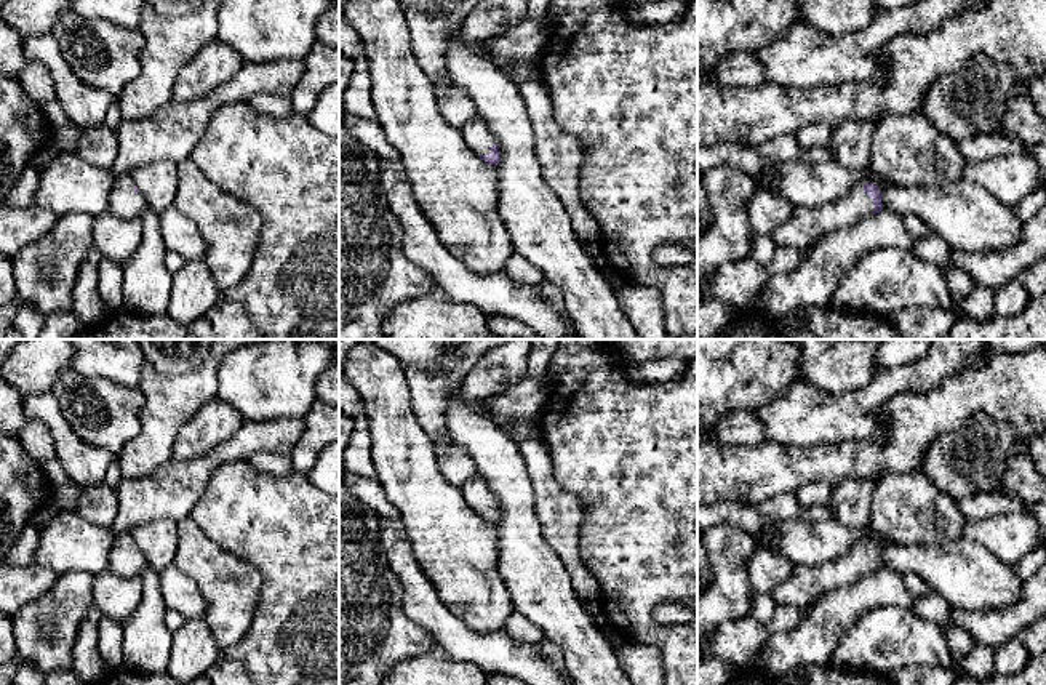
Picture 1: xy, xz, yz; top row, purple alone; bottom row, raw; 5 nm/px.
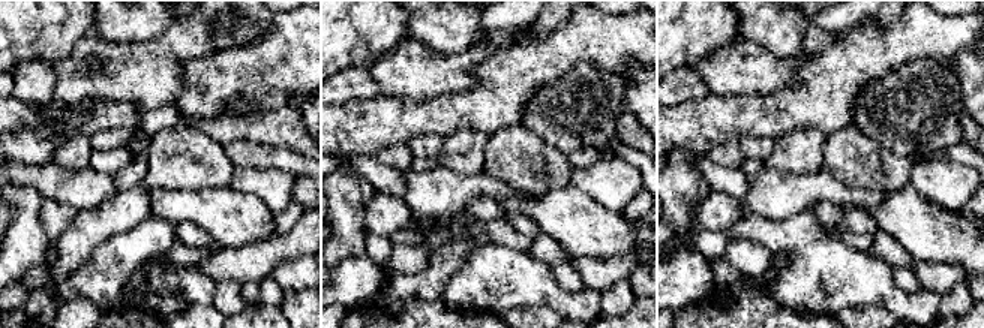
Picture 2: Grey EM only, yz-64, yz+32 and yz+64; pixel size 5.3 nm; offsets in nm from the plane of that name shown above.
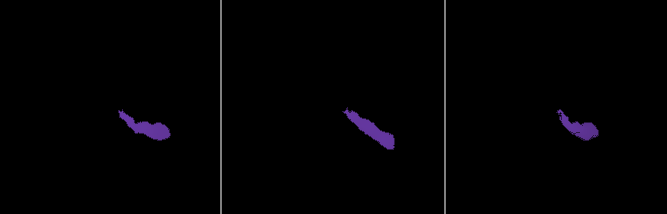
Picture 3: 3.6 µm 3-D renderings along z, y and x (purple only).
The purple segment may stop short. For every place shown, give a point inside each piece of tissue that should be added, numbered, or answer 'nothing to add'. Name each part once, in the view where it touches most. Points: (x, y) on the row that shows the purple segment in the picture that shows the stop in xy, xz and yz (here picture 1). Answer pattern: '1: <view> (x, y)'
1: yz (907, 149)

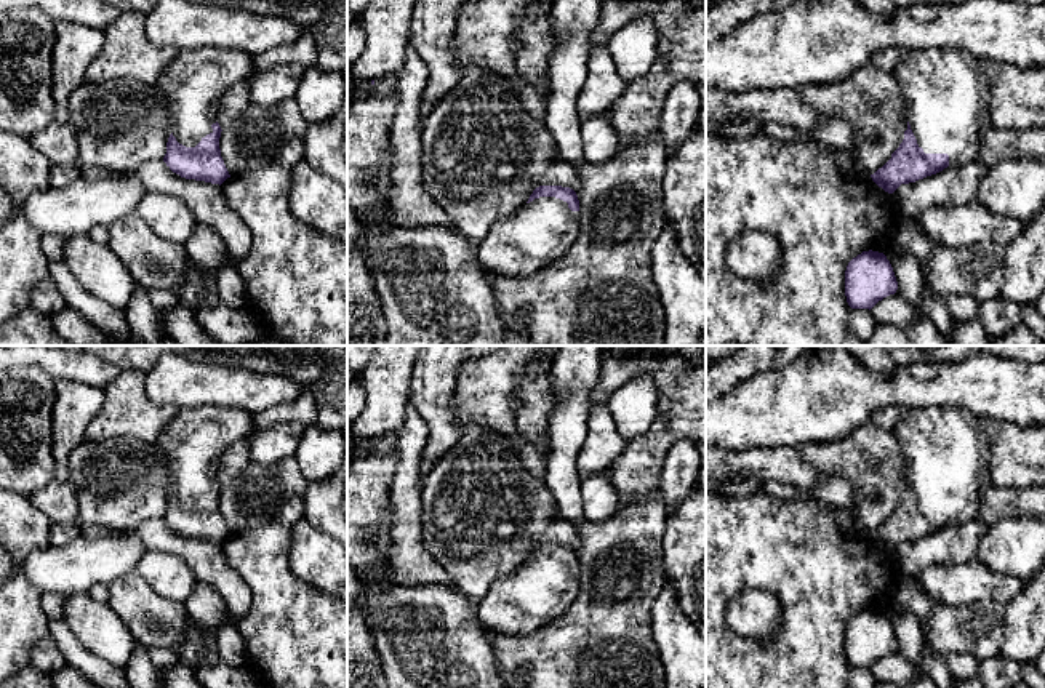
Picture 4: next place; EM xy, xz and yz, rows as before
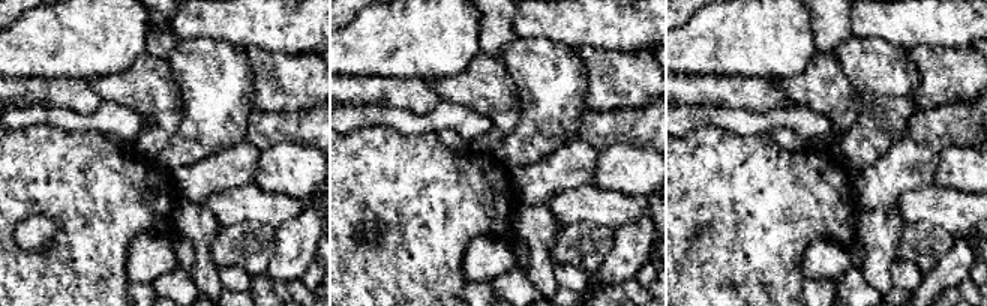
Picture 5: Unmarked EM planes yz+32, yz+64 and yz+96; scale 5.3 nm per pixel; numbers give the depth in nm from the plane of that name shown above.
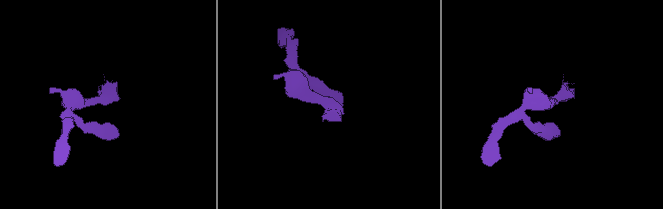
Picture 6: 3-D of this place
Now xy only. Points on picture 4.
1: xy (194, 84)

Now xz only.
1: xz (520, 244)

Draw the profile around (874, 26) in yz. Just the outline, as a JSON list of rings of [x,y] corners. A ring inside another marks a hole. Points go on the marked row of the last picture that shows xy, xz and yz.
[[[795,0],[779,11],[759,14],[735,27],[725,38],[706,45],[706,88],[746,91],[839,82],[851,75],[856,67],[869,64],[874,53],[890,46],[903,53],[930,46],[955,48],[968,51],[978,61],[989,59],[1021,69],[1045,66],[1045,3],[1024,5],[1013,0],[917,3],[896,8],[888,21],[872,14],[856,0]]]

